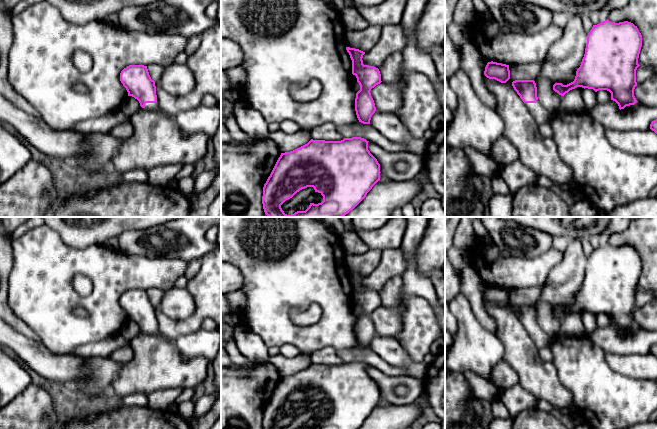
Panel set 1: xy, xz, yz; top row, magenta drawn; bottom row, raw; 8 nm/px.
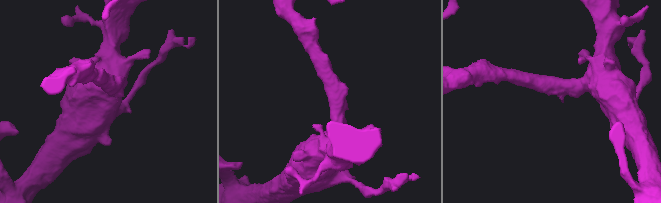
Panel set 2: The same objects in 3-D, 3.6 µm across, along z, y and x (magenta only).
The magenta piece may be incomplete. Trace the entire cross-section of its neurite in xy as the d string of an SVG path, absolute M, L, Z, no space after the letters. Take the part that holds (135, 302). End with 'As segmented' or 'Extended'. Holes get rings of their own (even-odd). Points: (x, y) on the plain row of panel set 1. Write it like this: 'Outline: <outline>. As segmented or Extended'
Outline: M129 289L120 297L120 305L128 320L137 323L142 332L161 335L157 326L155 305L151 303L147 290Z. Extended

